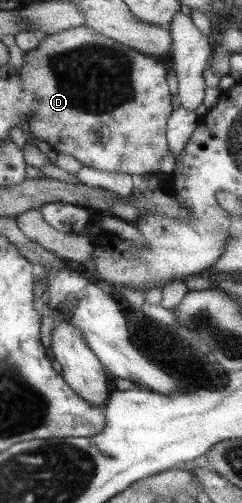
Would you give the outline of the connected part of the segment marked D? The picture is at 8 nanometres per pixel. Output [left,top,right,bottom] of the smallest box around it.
[20,25,174,176]

